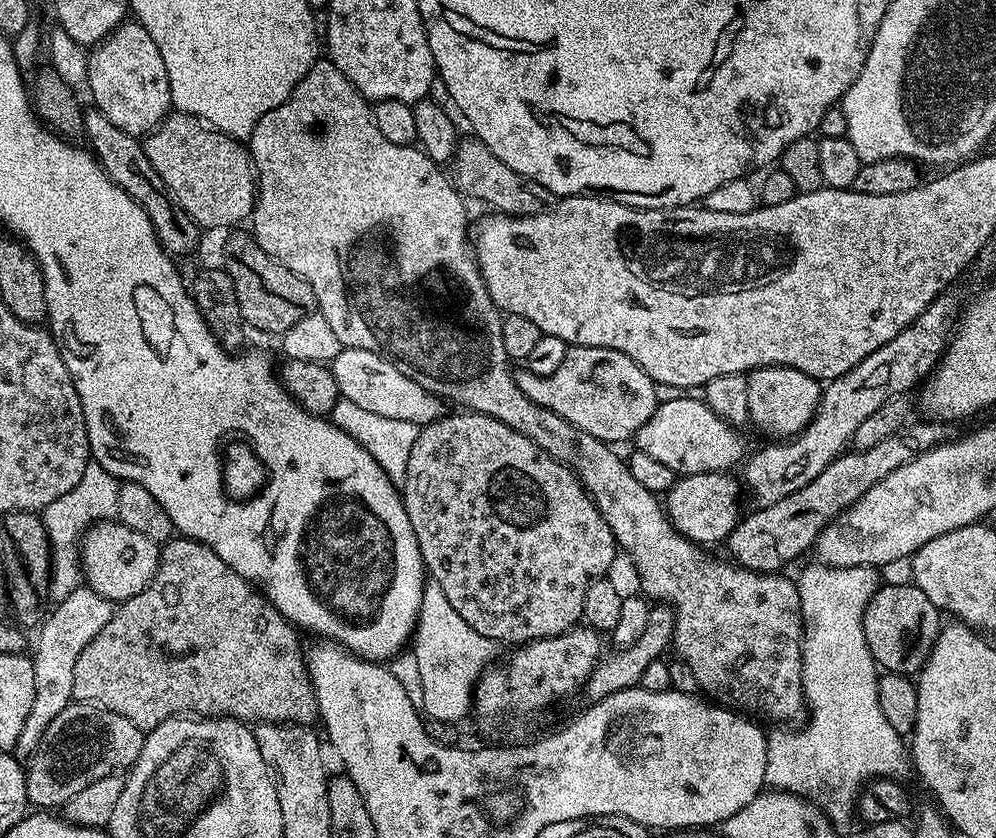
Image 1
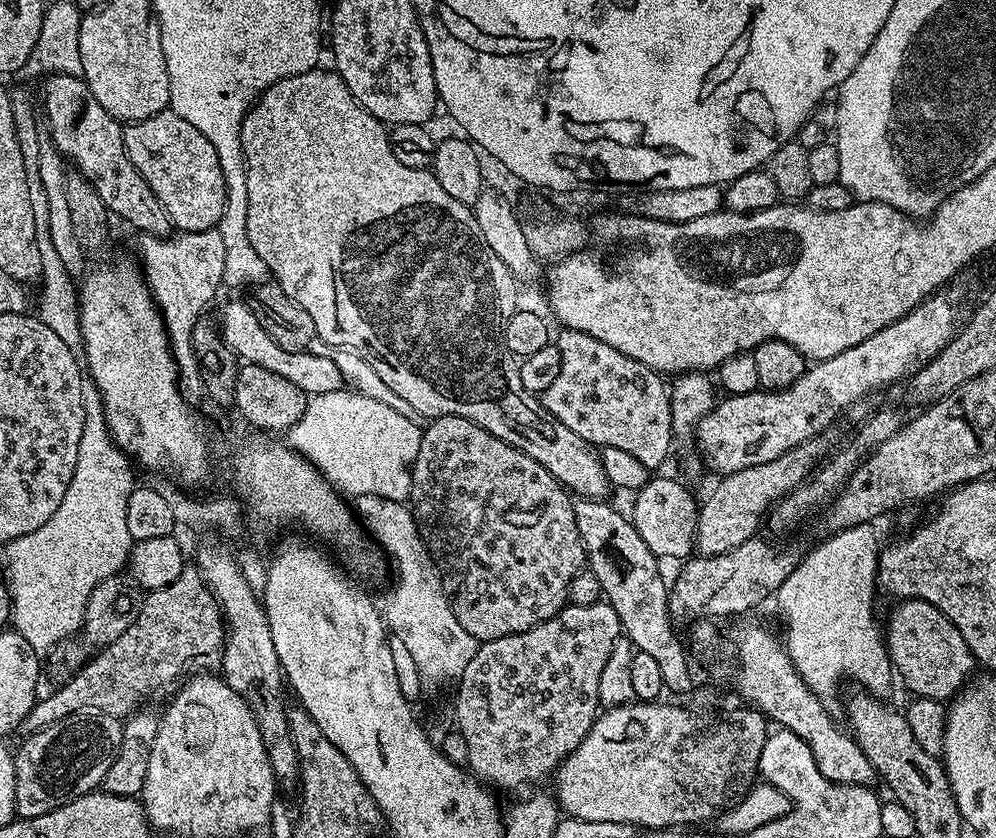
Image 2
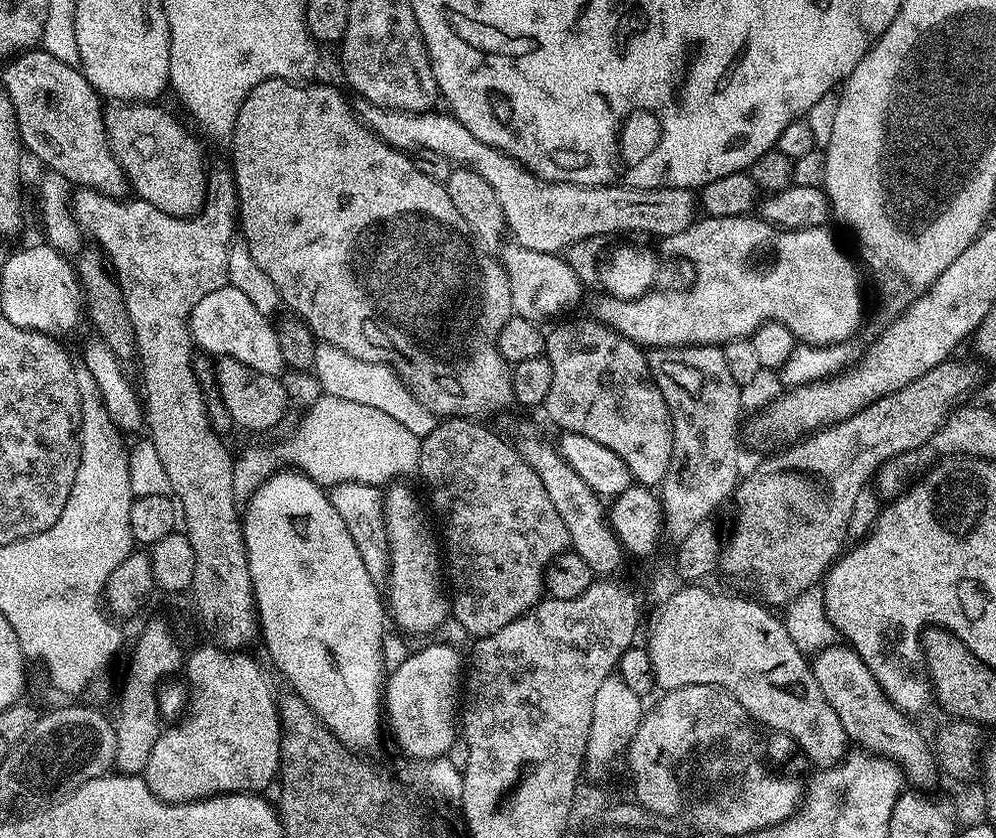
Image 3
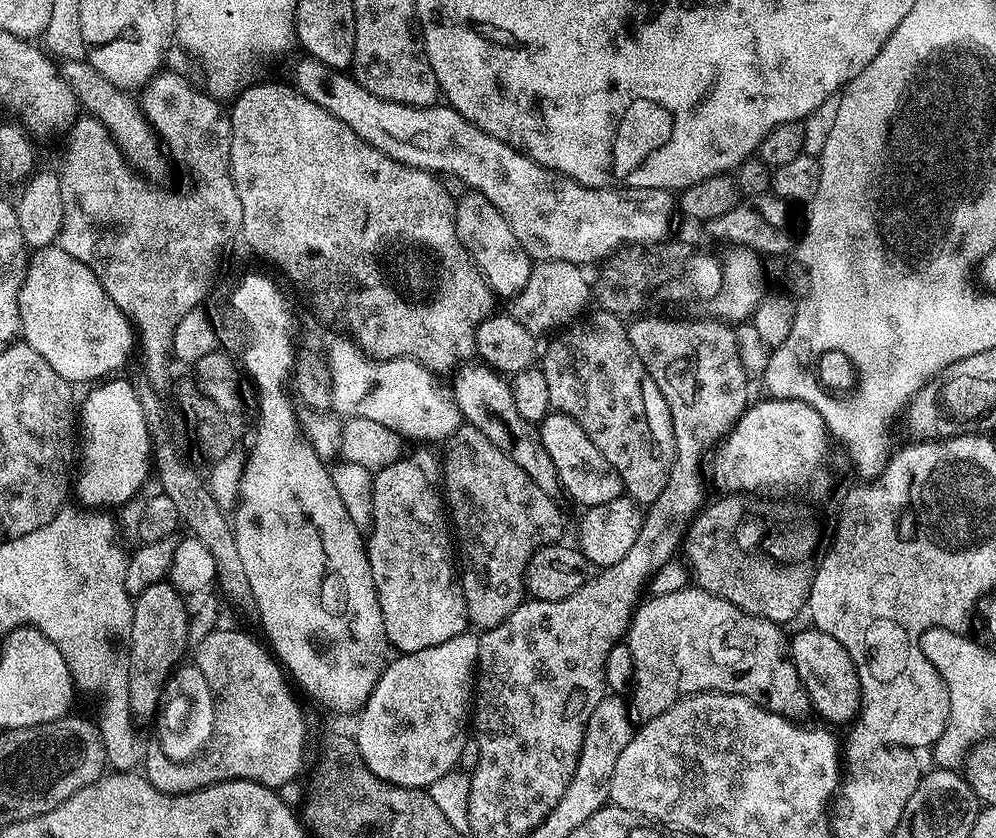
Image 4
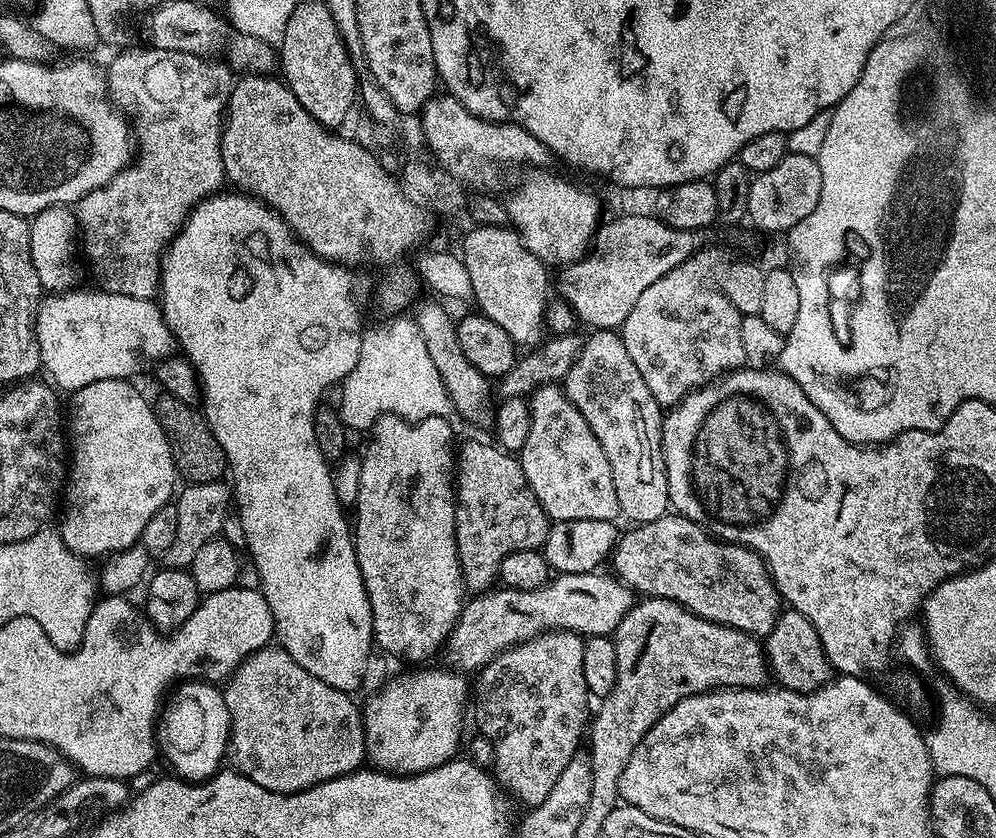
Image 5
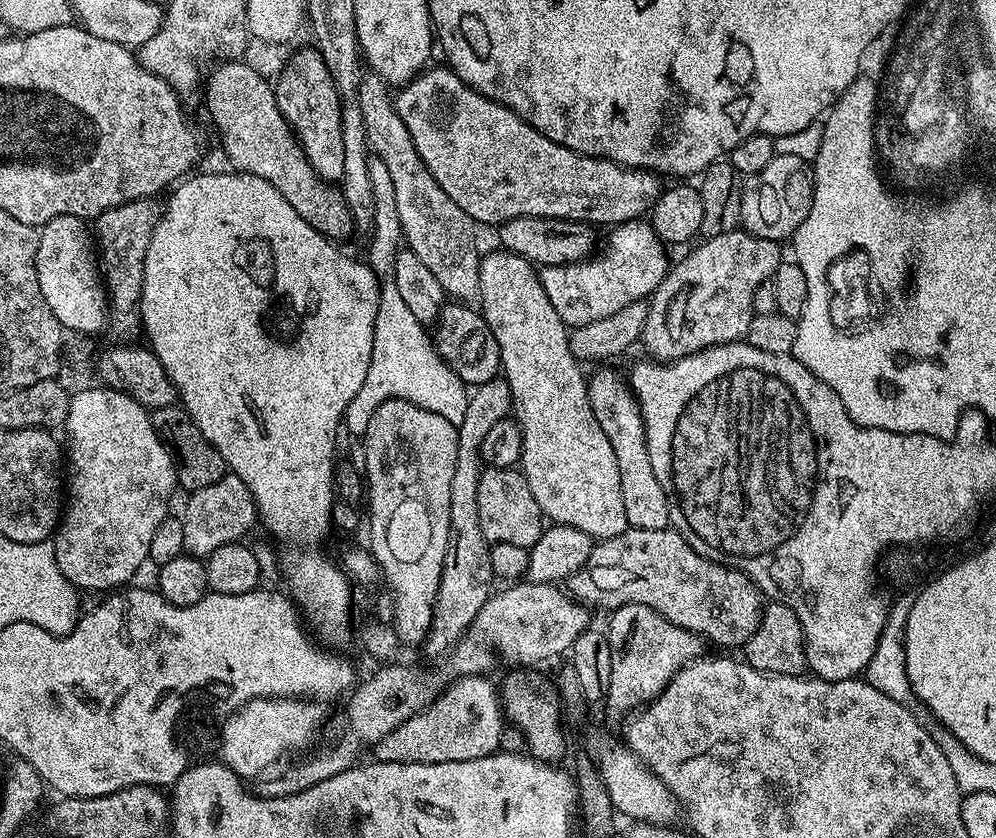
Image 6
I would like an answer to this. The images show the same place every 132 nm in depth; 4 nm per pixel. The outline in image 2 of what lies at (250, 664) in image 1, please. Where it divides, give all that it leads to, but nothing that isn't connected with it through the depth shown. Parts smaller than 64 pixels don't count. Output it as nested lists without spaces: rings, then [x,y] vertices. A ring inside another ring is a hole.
[[[185,567],[184,573],[170,586],[149,591],[143,597],[134,622],[114,642],[103,645],[96,657],[80,665],[75,673],[63,681],[57,692],[49,696],[41,695],[36,704],[26,714],[19,731],[24,734],[37,732],[40,728],[50,726],[67,716],[77,716],[79,712],[101,712],[117,718],[127,717],[141,707],[143,700],[159,694],[163,688],[171,684],[179,685],[185,678],[199,673],[201,670],[212,670],[220,663],[220,654],[224,651],[224,618],[212,592],[204,584],[199,571],[195,567]]]

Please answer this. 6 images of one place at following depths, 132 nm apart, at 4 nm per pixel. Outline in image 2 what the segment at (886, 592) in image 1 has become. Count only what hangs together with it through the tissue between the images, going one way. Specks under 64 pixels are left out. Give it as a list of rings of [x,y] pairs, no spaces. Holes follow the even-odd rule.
[[[901,599],[888,616],[886,645],[897,677],[908,683],[913,697],[925,696],[931,700],[948,702],[973,679],[978,665],[966,638],[942,610],[925,600]]]

